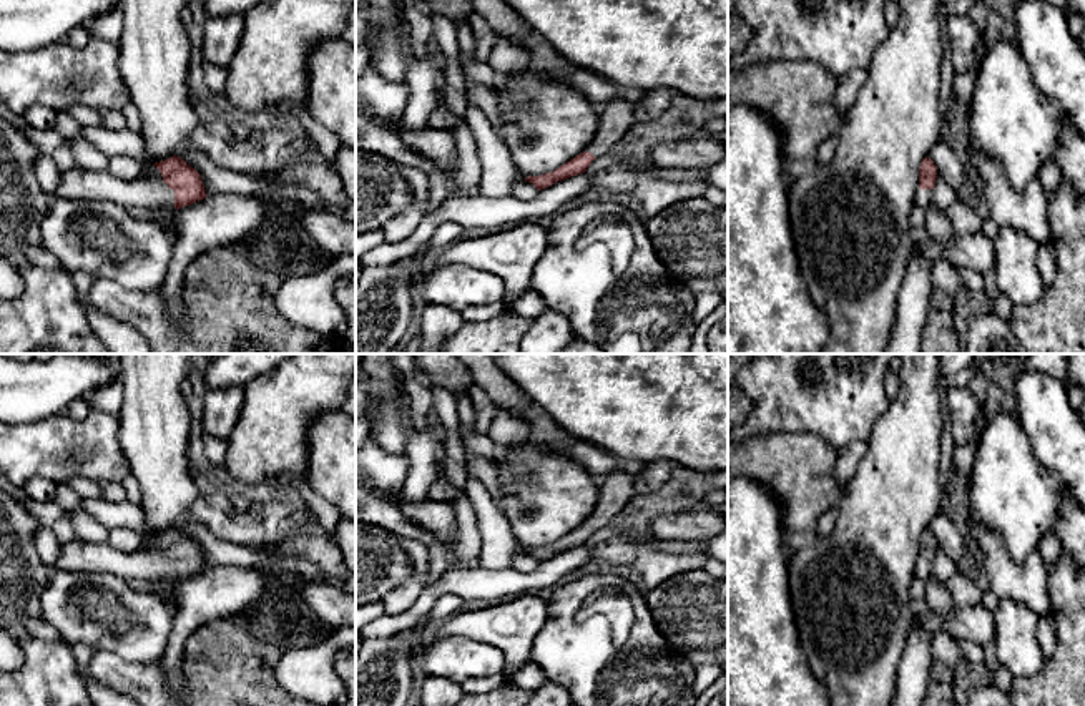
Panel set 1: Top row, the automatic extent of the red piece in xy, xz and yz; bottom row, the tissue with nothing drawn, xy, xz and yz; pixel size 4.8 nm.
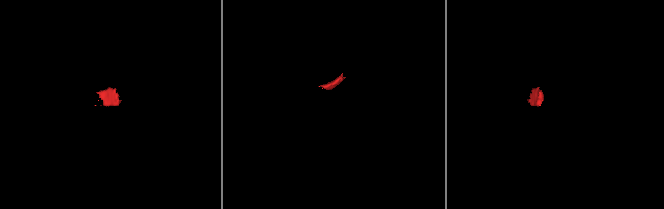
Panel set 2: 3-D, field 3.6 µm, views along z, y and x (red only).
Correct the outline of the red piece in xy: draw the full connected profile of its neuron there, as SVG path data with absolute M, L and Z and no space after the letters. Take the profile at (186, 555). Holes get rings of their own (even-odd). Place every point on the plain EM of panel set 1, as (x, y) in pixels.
M179 528L148 538L138 552L116 550L110 542L88 543L80 538L61 545L55 570L75 573L111 573L121 578L169 578L179 581L204 571L201 547Z

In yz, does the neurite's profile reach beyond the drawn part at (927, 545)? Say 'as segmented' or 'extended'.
extended

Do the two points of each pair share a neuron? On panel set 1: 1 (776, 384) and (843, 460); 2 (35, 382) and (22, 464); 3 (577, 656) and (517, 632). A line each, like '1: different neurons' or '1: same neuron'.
1: different neurons
2: different neurons
3: different neurons

